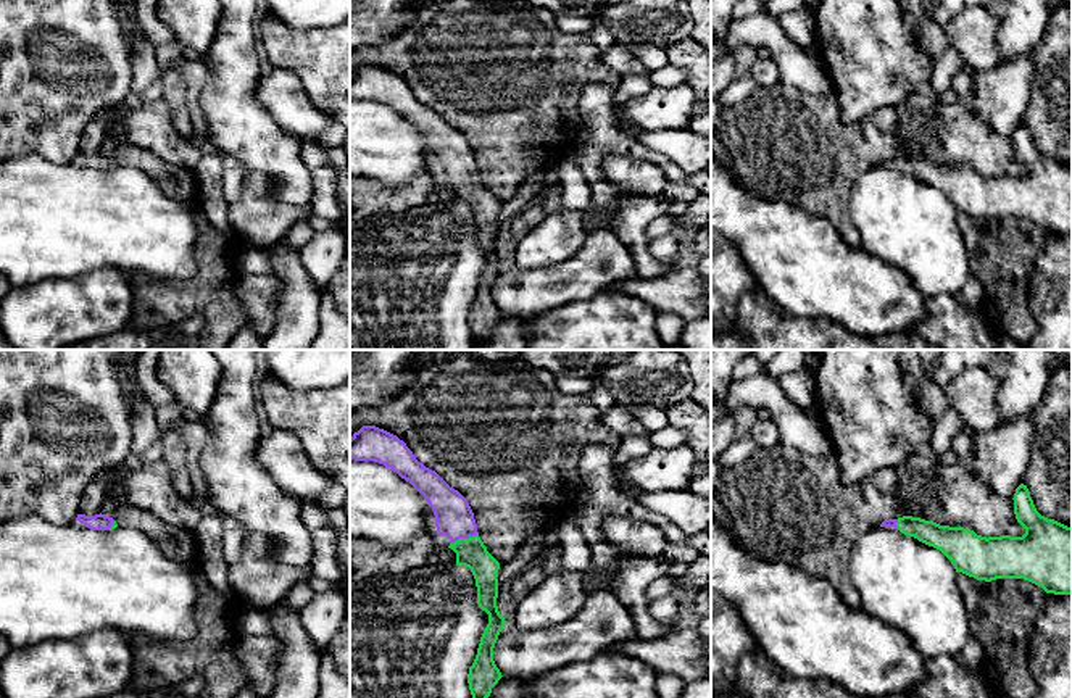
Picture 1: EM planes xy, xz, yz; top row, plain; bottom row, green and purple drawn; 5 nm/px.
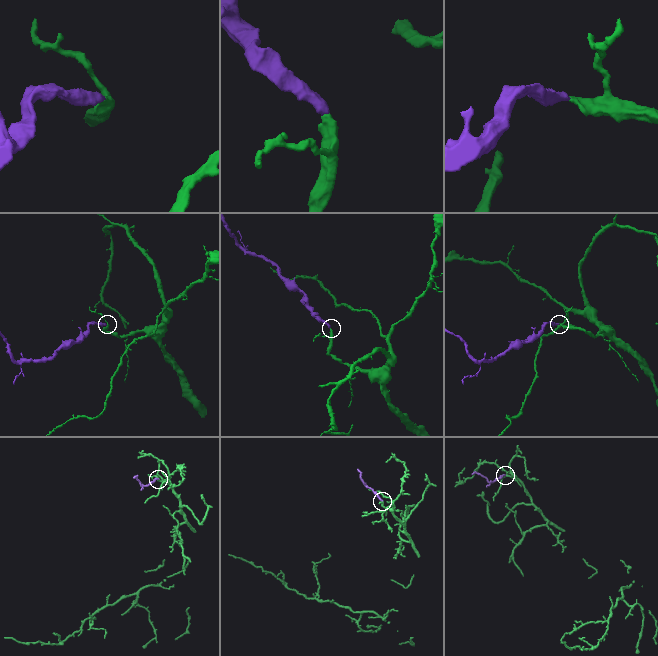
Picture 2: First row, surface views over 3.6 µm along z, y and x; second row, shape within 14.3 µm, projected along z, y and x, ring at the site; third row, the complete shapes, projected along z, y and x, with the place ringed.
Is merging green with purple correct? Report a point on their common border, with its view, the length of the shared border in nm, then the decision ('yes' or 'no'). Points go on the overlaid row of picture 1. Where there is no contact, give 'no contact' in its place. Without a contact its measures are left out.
xz (463, 539) | 150 nm | yes

